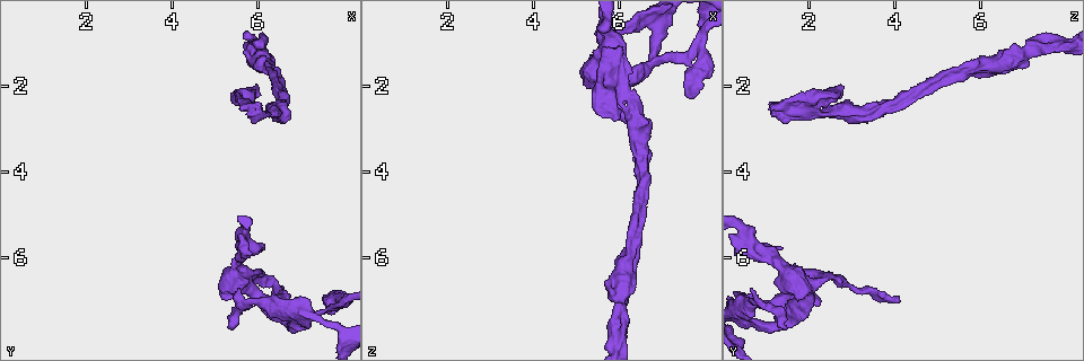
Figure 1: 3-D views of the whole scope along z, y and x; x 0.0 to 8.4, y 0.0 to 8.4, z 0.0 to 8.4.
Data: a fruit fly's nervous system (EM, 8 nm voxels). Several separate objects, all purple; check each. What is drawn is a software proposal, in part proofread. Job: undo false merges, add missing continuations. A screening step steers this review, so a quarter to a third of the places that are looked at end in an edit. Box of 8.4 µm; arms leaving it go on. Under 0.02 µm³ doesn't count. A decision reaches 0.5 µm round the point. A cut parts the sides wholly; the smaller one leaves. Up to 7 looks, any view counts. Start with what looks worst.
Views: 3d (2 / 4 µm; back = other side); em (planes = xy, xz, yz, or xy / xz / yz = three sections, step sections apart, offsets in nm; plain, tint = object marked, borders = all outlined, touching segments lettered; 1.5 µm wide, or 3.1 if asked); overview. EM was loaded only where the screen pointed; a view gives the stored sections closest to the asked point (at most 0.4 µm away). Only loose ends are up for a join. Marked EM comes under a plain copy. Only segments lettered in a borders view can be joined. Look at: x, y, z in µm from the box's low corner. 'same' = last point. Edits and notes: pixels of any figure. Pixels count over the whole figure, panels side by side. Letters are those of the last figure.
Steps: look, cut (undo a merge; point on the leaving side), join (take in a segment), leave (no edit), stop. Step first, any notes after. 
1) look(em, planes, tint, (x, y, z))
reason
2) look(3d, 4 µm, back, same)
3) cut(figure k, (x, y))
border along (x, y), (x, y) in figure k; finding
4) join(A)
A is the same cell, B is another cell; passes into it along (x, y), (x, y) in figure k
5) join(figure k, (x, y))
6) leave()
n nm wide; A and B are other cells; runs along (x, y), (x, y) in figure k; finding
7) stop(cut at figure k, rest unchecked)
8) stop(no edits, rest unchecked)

look(em, xy, step 8, borders, (5.95, 2.00, 2.80))

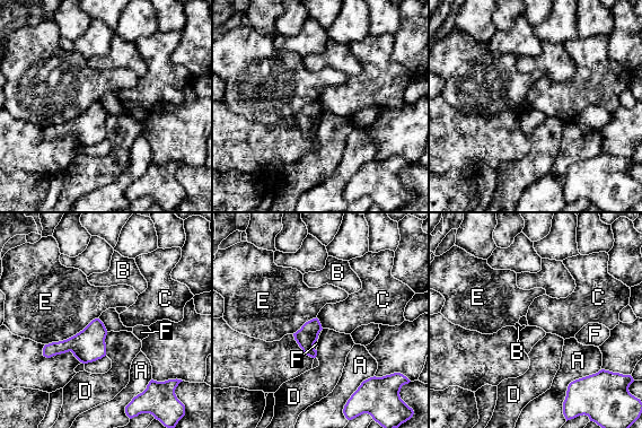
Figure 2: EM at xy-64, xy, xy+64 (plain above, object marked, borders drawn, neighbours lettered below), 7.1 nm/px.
look(em, planes, borders, same)

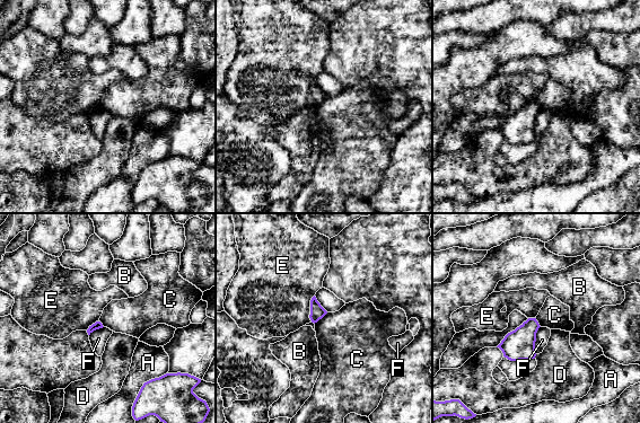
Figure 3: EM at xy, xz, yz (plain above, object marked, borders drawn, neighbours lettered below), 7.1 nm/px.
leave()
A, B, C, D, E and F are other cells; border along (327, 313), (314, 323) in figure 3; no lettered segment goes on from it

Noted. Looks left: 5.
look(3d, 2 µm, back, (5.45, 7.70, 1.45))
free end

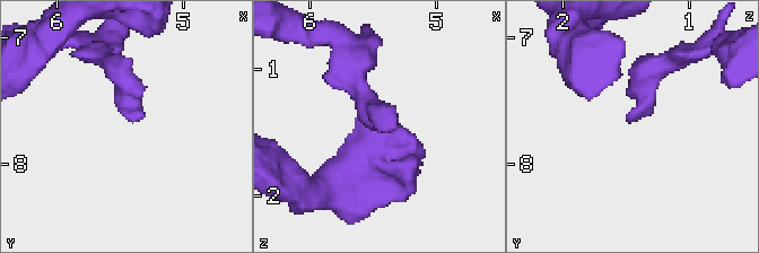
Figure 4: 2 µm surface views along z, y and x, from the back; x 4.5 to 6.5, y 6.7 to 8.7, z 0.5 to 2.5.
look(em, planes, borders, (5.44, 7.66, 1.46))

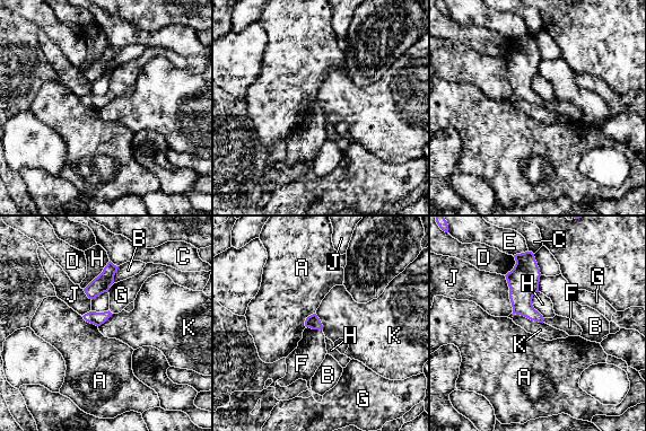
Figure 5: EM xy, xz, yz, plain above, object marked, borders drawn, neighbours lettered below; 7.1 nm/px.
join(F)
100 nm wide; F is the same cell, A, B, C, D, E, G, H, J and K are other cells; passes into it along (313, 322), (315, 328), (304, 361) in figure 5; it goes on there

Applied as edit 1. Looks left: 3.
look(em, xz, step 8, tint, (7.75, 7.10, 2.25))
free end

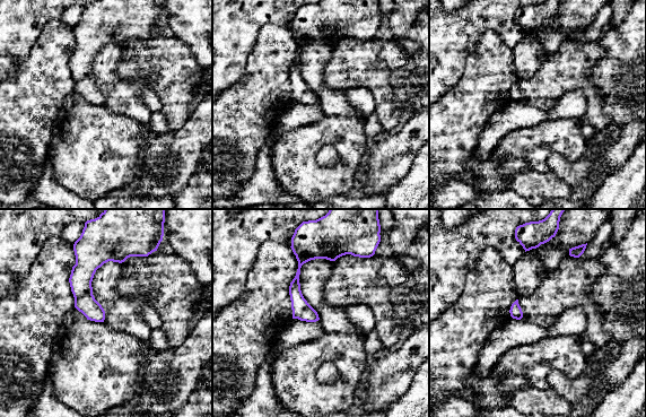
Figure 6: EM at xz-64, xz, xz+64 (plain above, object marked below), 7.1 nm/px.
look(em, planes, borders, same)

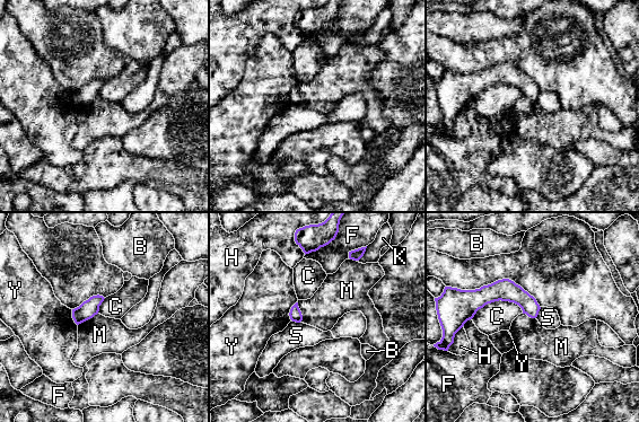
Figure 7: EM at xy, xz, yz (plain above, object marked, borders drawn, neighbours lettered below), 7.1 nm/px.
leave()
C touches over 380 nm; B, C, F, H, K, M, S and Y are other cells; border along (97, 313), (78, 325) in figure 7; none of them fits

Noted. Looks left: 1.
stop(join at figure 5, rest unchecked)

